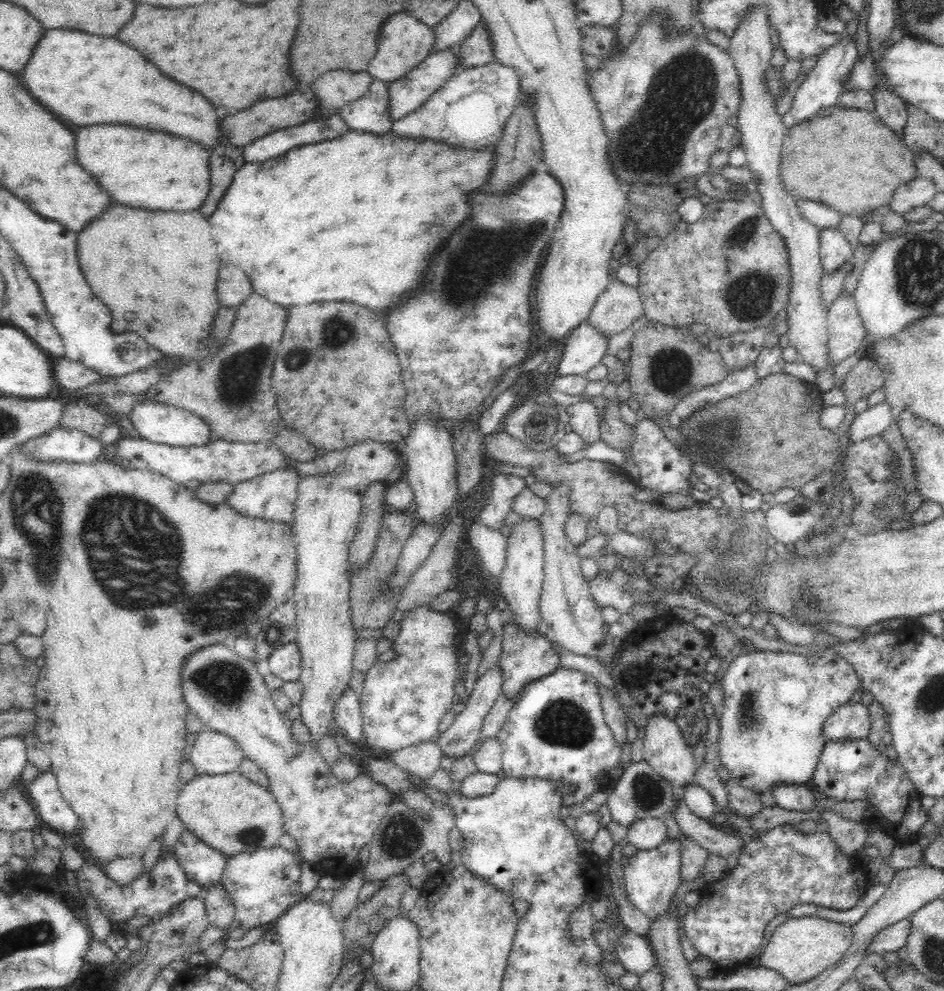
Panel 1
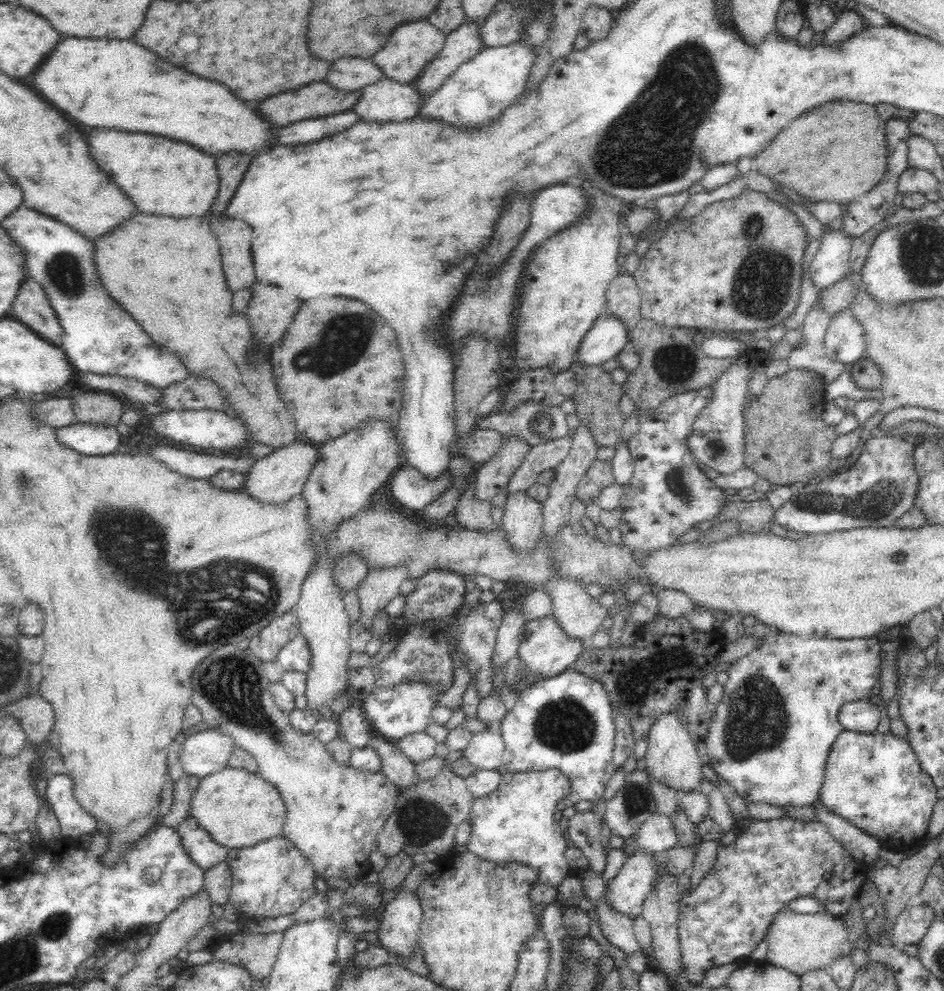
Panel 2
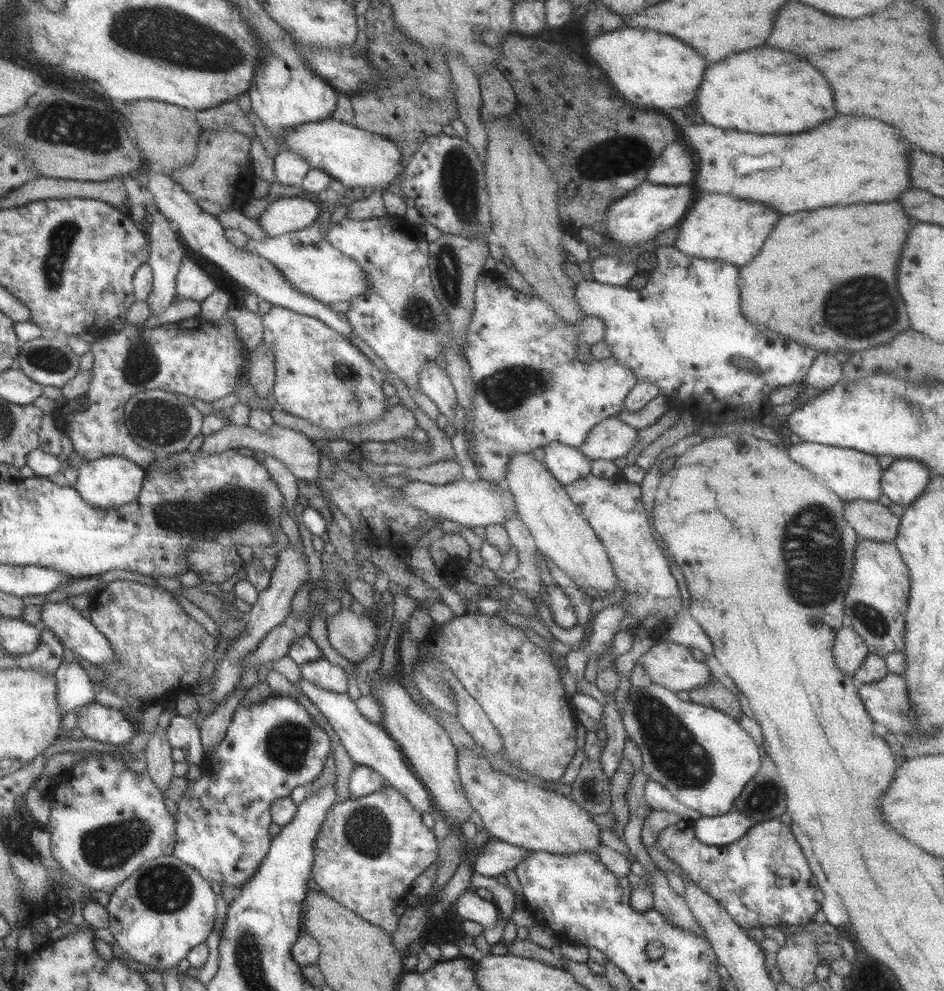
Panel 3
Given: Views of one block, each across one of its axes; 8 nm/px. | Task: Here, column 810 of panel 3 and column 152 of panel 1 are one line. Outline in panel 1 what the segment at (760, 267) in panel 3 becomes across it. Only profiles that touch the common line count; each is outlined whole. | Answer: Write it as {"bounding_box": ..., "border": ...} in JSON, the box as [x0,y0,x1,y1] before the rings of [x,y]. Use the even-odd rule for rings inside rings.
{"bounding_box":[77,206,223,361],"border":[[[108,206],[96,220],[77,232],[77,257],[93,294],[110,309],[115,332],[135,332],[160,352],[185,358],[186,361],[215,353],[223,345],[223,342],[215,342],[208,330],[216,308],[220,306],[216,296],[220,256],[212,240],[210,224],[198,210],[148,212],[140,208],[134,210],[130,206]]]}

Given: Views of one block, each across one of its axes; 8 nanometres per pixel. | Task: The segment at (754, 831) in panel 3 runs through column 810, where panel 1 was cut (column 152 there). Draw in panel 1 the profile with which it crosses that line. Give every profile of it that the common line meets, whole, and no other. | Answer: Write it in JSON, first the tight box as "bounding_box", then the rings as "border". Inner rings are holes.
{"bounding_box":[74,846,204,932],"border":[[[173,846],[169,849],[165,857],[162,857],[161,853],[156,860],[156,864],[150,870],[144,870],[141,876],[138,876],[127,886],[118,886],[105,872],[99,871],[95,864],[90,863],[90,860],[84,862],[77,873],[74,872],[78,887],[84,894],[84,898],[87,899],[92,895],[97,900],[100,911],[114,926],[114,931],[123,932],[126,922],[136,915],[147,916],[150,923],[156,922],[168,914],[176,905],[203,895],[204,889],[200,887],[200,883],[186,877],[186,873],[176,860]]]}

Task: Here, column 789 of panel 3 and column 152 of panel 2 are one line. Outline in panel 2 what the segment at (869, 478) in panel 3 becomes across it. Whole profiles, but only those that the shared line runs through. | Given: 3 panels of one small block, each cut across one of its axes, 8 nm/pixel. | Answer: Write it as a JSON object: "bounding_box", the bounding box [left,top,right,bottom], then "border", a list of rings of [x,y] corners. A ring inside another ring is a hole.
{"bounding_box":[150,446,256,480],"border":[[[160,446],[152,448],[150,453],[157,460],[164,462],[169,470],[195,480],[209,479],[222,470],[242,472],[246,475],[256,464],[254,458],[250,456],[236,457],[232,454],[216,456],[216,454],[183,450],[179,447]]]}

